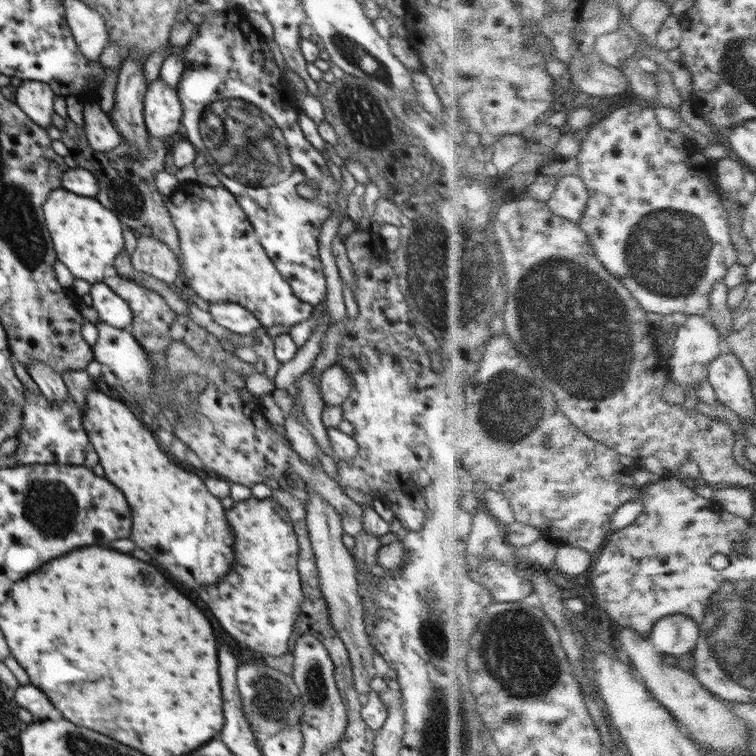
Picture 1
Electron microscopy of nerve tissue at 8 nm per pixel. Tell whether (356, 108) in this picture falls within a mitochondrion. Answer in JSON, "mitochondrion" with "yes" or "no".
{"mitochondrion":"yes"}

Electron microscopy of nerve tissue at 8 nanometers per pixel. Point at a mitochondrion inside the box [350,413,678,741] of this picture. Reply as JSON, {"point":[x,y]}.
{"point":[516,651]}

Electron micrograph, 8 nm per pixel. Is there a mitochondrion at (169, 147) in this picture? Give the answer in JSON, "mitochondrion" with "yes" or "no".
{"mitochondrion":"no"}

